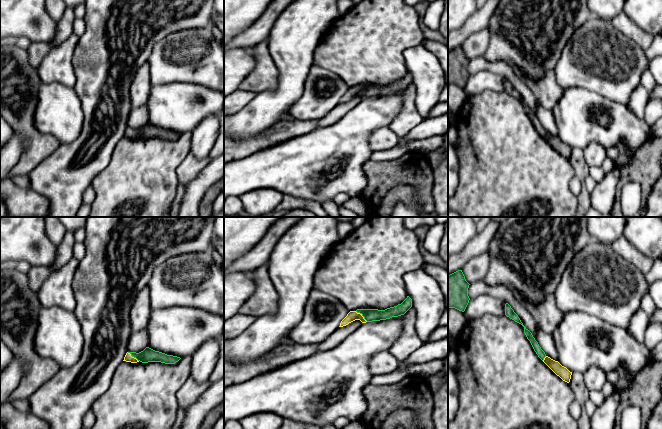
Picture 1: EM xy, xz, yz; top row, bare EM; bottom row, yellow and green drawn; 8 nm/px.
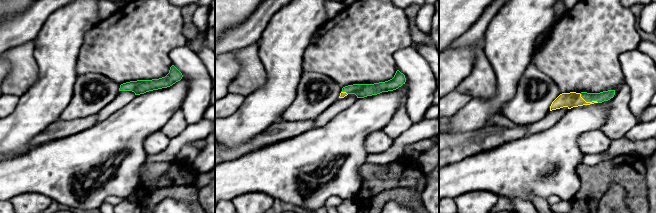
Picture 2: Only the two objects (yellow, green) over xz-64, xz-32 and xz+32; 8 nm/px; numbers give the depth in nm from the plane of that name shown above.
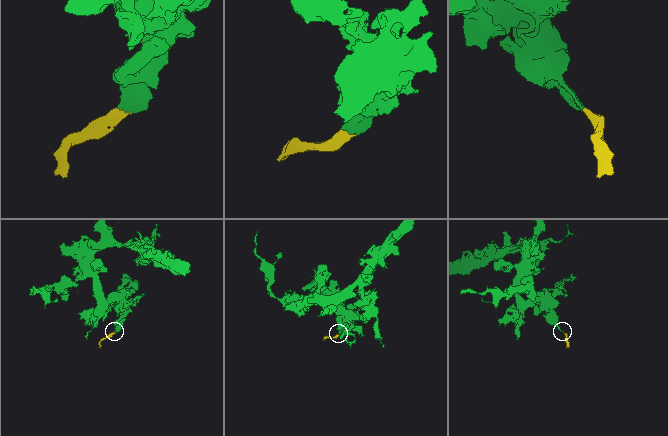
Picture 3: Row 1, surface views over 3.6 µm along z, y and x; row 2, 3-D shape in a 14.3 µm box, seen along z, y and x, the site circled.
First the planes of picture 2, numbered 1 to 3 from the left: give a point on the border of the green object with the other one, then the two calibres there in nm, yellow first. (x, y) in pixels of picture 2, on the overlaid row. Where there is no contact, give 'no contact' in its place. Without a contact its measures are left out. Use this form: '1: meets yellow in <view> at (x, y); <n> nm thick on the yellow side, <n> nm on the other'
1: no contact
2: meets yellow in xz-32 at (344, 92); 50 nm thick on the yellow side, 110 nm on the other
3: meets yellow in xz+32 at (588, 102); 120 nm thick on the yellow side, 80 nm on the other

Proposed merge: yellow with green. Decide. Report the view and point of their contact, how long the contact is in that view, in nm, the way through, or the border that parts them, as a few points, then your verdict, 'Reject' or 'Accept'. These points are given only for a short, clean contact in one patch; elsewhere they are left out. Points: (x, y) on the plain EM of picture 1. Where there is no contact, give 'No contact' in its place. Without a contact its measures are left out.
Touches yellow at xz (361, 91). Shared border 130 nm. Path across: xz (352, 91), (361, 91), (369, 91). Accept

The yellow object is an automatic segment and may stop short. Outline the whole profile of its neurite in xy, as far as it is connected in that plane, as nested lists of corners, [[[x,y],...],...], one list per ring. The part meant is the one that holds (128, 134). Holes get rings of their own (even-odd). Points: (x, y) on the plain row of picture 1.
[[[146,123],[143,127],[136,129],[136,128],[127,128],[124,136],[126,138],[131,139],[148,139],[148,138],[161,138],[165,140],[175,140],[181,134],[173,131],[167,131],[165,129],[155,127],[149,123]]]

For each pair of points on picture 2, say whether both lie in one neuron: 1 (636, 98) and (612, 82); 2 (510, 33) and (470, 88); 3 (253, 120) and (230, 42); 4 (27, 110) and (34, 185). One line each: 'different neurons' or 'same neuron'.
1: different neurons
2: different neurons
3: different neurons
4: different neurons

